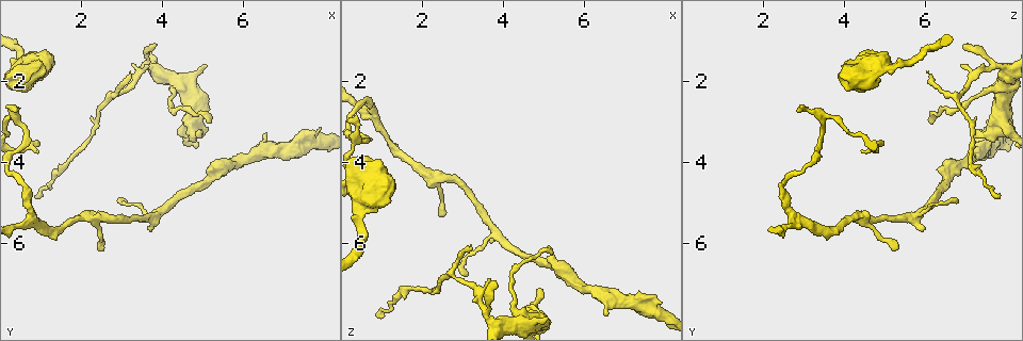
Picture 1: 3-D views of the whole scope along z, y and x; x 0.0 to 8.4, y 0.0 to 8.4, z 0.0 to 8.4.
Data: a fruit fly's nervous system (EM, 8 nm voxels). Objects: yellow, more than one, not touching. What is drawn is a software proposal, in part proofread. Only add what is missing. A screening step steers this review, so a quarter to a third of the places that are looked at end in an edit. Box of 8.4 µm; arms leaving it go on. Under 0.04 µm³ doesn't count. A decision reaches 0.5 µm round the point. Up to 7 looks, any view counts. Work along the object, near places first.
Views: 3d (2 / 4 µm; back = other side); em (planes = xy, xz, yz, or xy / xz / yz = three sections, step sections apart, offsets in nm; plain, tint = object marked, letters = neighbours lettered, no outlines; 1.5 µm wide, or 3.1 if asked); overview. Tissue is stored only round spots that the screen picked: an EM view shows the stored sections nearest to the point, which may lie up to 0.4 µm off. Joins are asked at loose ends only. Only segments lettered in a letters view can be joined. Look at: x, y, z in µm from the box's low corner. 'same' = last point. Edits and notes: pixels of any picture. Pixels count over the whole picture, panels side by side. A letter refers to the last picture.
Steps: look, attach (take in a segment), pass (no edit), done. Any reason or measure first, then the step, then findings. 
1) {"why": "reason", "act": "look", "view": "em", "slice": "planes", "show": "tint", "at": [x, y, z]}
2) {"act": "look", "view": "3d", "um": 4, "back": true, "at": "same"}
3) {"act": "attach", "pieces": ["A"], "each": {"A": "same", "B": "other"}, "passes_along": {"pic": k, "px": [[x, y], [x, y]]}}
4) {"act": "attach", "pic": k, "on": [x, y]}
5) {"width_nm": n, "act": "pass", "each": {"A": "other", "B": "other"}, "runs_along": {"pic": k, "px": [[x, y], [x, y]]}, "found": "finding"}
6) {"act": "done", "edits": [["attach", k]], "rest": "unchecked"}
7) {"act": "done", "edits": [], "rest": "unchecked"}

{"why": "branch stops here", "act": "look", "view": "em", "slice": "planes", "show": "tint", "at": [0.85, 4.85, 7.80]}

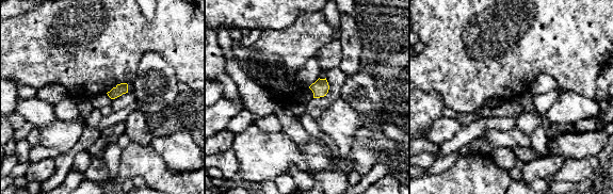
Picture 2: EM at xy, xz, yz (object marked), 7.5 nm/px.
{"act": "look", "view": "em", "slice": "planes", "show": "letters", "at": "same"}

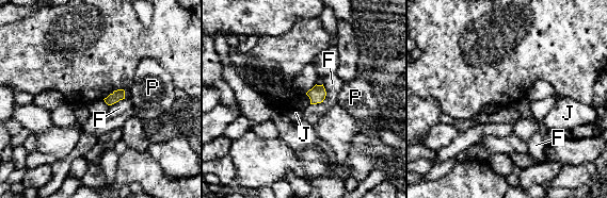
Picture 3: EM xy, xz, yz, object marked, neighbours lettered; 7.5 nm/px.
{"act": "pass", "each": {"F": "other", "J": "other", "P": "other"}, "border": {"pic": 3, "px": [[305, 94], [310, 103]]}, "found": "no lettered segment goes on from it"}

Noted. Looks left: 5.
{"why": "an open end", "act": "look", "view": "em", "slice": "xz", "step": 4, "show": "tint", "at": [1.35, 1.45, 4.75]}

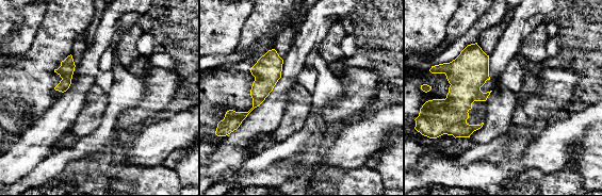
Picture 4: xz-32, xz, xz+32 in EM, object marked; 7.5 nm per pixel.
{"act": "look", "view": "em", "slice": "planes", "show": "letters", "at": "same"}

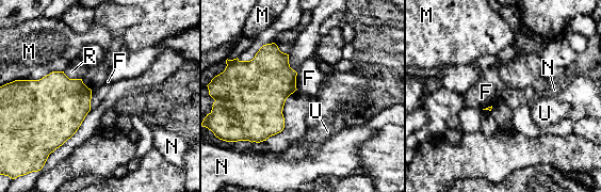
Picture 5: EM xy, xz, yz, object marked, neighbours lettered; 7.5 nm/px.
{"act": "pass", "each": {"F": "other", "M": "other", "N": "other", "R": "other", "U": "other"}, "border": {"pic": 5, "px": [[297, 73], [296, 89]]}, "found": "no lettered segment goes on from it"}

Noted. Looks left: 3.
{"why": "tapers out", "act": "look", "view": "em", "slice": "xz", "step": 8, "show": "tint", "at": [3.75, 1.15, 7.00]}

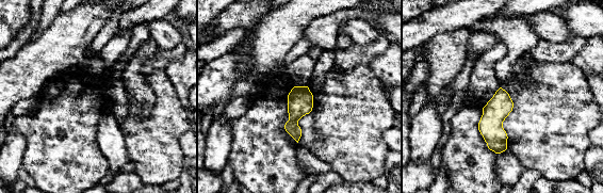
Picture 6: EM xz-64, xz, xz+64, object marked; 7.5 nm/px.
{"act": "look", "view": "em", "slice": "planes", "show": "letters", "at": "same"}

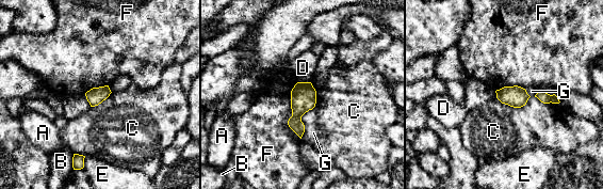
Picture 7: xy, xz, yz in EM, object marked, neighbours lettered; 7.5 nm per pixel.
{"act": "pass", "each": {"A": "other", "B": "other", "C": "other", "D": "other", "E": "other", "F": "other", "G": "other"}, "border": {"pic": 7, "px": [[531, 96], [520, 107], [495, 97]]}, "found": "none of them fits"}

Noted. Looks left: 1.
{"act": "done", "edits": [], "rest": "unchecked"}

